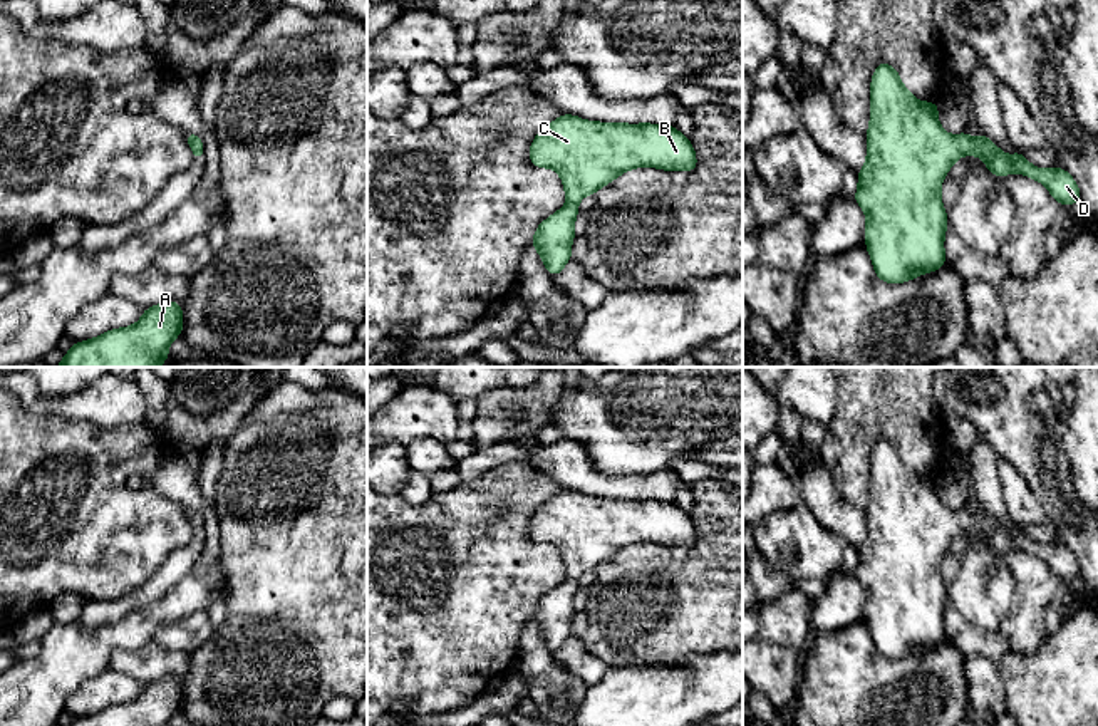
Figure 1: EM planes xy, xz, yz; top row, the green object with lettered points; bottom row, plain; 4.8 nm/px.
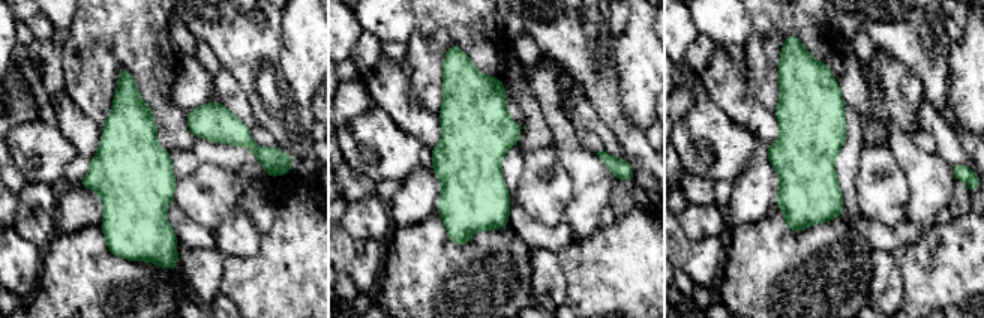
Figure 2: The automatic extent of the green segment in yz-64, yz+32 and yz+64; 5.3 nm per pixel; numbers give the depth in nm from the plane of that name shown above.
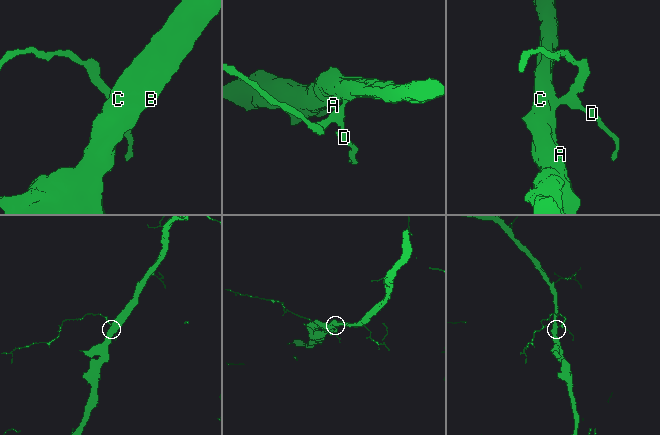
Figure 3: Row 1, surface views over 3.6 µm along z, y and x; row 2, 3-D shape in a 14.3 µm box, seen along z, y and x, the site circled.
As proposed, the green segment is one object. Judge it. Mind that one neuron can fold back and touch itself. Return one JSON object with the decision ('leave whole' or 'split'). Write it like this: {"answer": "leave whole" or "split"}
{"answer": "leave whole"}

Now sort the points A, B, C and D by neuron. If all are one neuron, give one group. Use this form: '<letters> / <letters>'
A B C D

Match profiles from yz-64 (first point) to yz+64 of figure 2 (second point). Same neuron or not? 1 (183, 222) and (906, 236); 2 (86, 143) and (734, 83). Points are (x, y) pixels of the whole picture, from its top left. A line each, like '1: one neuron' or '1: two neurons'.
1: one neuron
2: one neuron

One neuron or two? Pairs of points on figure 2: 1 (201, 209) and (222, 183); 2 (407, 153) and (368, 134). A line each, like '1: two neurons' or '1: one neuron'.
1: one neuron
2: one neuron

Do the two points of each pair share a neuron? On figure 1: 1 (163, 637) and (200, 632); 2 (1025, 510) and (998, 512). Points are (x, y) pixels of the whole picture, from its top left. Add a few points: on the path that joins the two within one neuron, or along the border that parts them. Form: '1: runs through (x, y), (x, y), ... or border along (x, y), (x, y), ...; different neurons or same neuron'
1: runs through (171, 636), (191, 632); same neuron
2: border along (996, 473), (1006, 513), (1018, 525); different neurons

